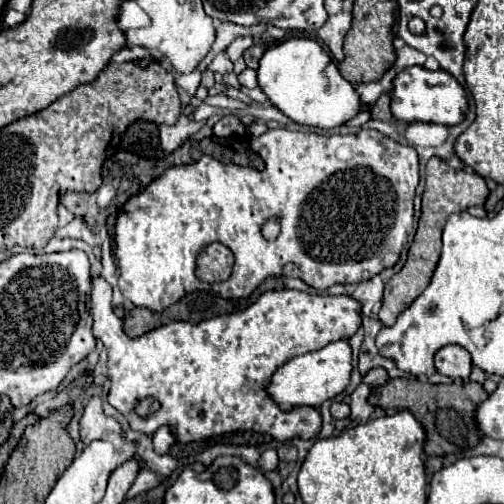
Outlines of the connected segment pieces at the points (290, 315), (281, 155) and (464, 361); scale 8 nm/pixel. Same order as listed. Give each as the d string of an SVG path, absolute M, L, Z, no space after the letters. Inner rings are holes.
M103 277L91 279L91 315L93 315L93 335L103 341L109 355L107 369L111 387L107 403L127 417L133 431L143 431L145 435L151 437L159 427L169 425L179 443L201 441L233 431L267 433L275 441L291 441L293 437L299 439L317 437L321 431L319 409L293 407L291 411L283 411L265 391L265 387L271 381L271 375L277 371L277 367L281 367L289 359L303 355L307 351L321 349L331 341L349 339L361 327L361 303L349 295L333 297L333 295L311 295L303 291L281 289L281 291L265 291L253 305L249 305L239 313L213 317L197 325L185 321L173 321L137 339L131 339L123 331L123 321L113 313L111 285ZM145 397L155 397L161 403L161 409L149 419L141 419L135 413L137 403Z
M269 129L261 137L255 137L255 153L265 161L263 171L233 163L227 165L205 155L197 163L165 169L121 207L113 245L119 267L117 285L135 307L165 311L183 295L203 291L203 281L195 277L195 257L211 241L221 241L235 255L231 277L223 283L207 285L225 299L251 295L267 277L285 275L289 263L297 265L299 277L319 291L335 283L359 283L385 269L383 257L387 251L399 254L407 243L413 231L413 202L420 181L419 159L413 145L401 145L375 129L361 129L357 135L317 135L311 131ZM269 217L279 217L281 221L281 233L275 241L265 241L261 235L261 227Z
M447 345L435 353L435 367L441 375L451 379L469 379L473 363L467 349L459 345Z

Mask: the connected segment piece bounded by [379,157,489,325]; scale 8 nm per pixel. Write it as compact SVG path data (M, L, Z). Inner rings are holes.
M429 159L427 163L427 183L425 183L425 191L423 191L423 209L421 209L421 219L419 219L419 227L415 233L415 241L409 249L409 257L407 263L403 265L403 269L393 275L389 279L389 283L385 285L385 293L383 293L383 307L379 311L379 321L383 325L393 325L399 317L399 313L403 313L419 293L423 293L423 289L429 285L431 275L437 267L439 255L441 255L441 233L443 233L443 223L447 221L447 217L455 211L465 211L473 205L483 205L485 199L489 195L489 189L485 185L485 179L473 171L455 171L447 165L445 159Z

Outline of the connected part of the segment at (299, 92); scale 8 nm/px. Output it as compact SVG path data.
M293 37L269 47L259 61L259 87L269 101L295 123L319 129L345 125L361 111L361 99L355 87L345 81L329 53L313 39Z

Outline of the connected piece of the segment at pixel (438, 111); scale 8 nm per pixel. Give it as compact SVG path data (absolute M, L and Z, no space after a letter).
M409 67L395 77L393 85L391 111L393 117L401 123L441 123L453 127L465 119L465 113L469 109L465 89L451 73L443 69L429 71L425 67Z

